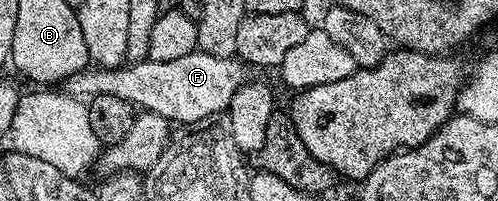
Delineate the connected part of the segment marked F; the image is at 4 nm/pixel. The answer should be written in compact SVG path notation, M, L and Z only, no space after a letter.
M196 51L181 55L181 59L133 61L118 69L88 67L65 81L65 92L76 99L117 95L117 99L130 101L140 110L161 115L172 123L180 121L183 127L191 127L226 110L233 95L245 82L242 68L244 66L238 60L230 57Z

